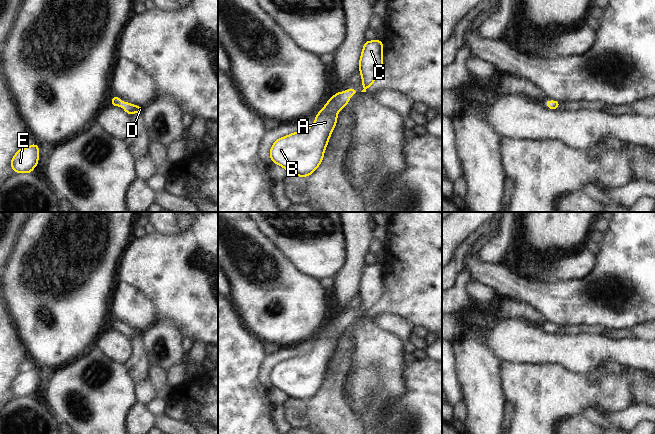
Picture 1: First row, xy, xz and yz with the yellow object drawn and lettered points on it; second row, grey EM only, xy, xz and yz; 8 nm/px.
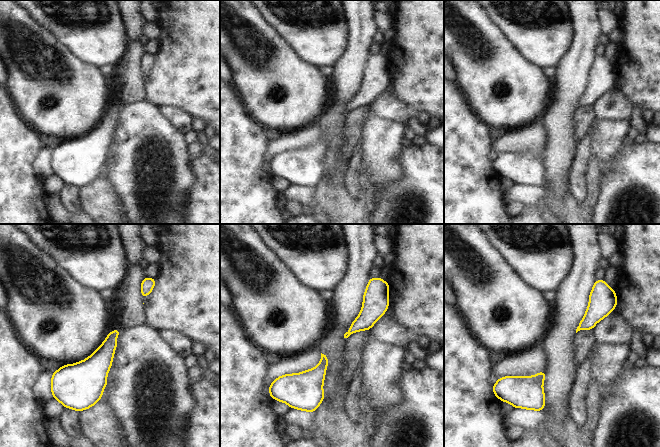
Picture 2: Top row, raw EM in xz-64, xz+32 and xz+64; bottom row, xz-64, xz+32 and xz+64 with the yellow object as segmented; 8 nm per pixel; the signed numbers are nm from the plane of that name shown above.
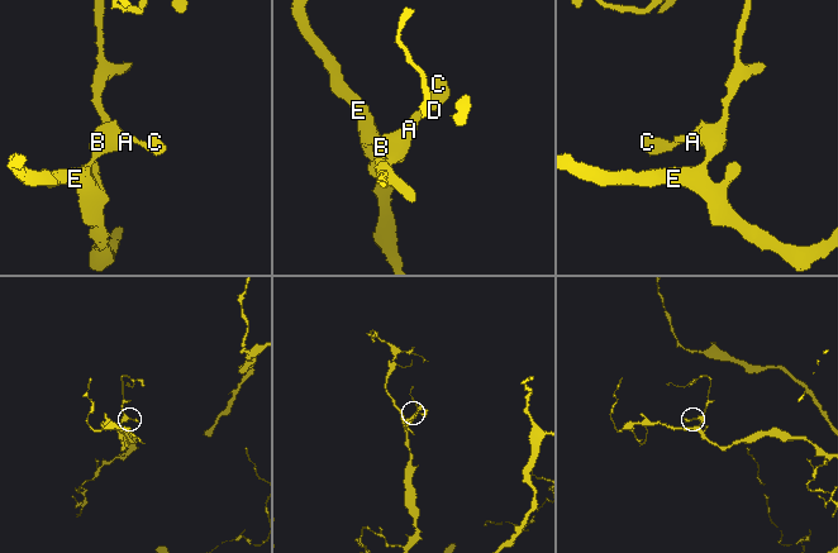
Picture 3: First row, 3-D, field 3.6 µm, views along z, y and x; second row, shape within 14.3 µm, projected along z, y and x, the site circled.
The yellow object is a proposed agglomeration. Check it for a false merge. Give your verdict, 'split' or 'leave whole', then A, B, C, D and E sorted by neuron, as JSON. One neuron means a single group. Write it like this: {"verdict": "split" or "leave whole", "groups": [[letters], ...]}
{"verdict": "leave whole", "groups": [["A", "B", "C", "D", "E"]]}

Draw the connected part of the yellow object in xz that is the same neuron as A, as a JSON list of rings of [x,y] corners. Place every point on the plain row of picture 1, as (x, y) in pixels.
[[[356,313],[337,316],[315,340],[315,346],[309,352],[277,363],[270,373],[272,386],[285,392],[291,399],[306,401],[312,398],[323,384],[339,335],[349,327],[349,322],[358,316]]]

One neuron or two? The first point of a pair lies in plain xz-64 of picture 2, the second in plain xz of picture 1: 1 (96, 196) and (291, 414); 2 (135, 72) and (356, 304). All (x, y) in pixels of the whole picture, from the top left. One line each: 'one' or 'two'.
1: two
2: one

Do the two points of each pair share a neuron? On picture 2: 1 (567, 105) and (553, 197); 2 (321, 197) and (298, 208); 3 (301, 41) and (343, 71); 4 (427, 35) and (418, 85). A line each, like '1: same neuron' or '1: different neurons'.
1: different neurons
2: different neurons
3: different neurons
4: same neuron

